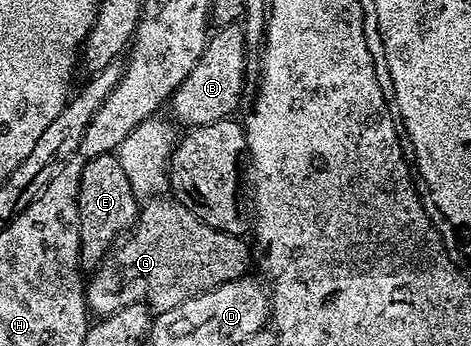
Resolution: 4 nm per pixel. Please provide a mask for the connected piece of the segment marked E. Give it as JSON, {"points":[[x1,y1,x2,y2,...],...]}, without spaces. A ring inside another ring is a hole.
{"points":[[117,153,97,154,94,158,85,159,78,189,78,257,81,265,97,267,120,236,133,227,139,209,139,199,124,176,124,168,120,168]]}

